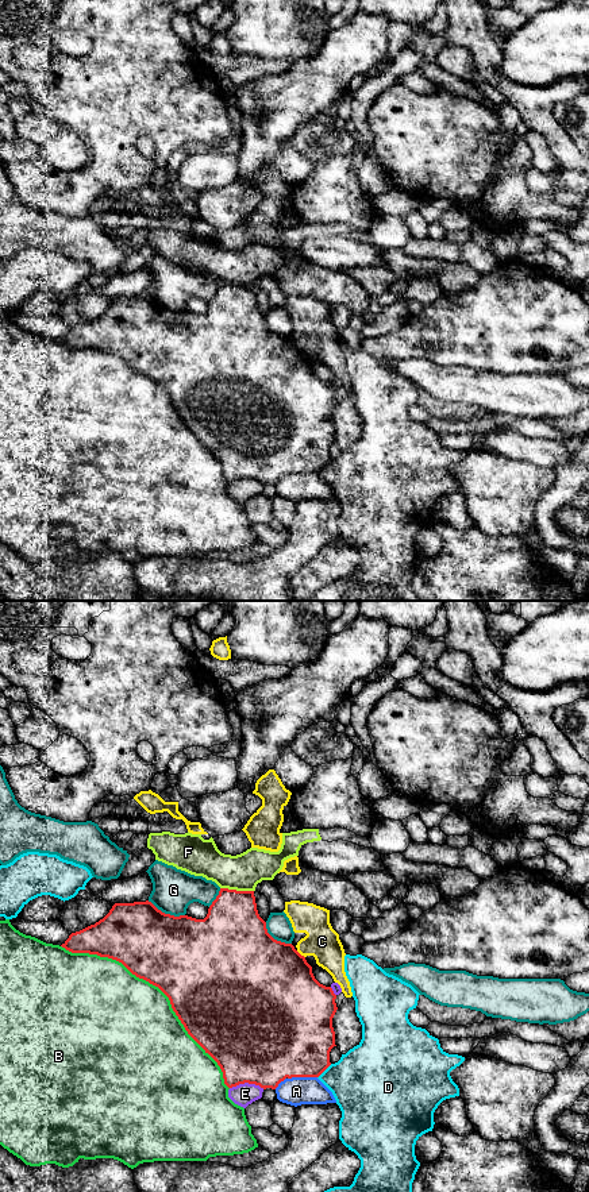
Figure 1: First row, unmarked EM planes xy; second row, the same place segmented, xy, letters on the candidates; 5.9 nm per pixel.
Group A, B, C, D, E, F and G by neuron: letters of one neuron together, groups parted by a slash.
A / B / C / D / E / F / G

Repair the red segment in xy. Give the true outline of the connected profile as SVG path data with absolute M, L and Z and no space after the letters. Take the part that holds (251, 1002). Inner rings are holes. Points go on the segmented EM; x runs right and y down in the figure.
M220 888L219 895L209 906L204 919L196 919L188 915L174 917L165 914L149 900L115 903L103 919L80 931L72 933L61 946L72 953L89 953L116 960L136 977L158 987L169 998L173 1011L188 1034L217 1062L223 1072L224 1084L228 1088L249 1083L259 1085L263 1089L276 1089L286 1077L319 1077L331 1065L330 1052L336 1046L335 1031L332 1027L332 1018L338 1010L335 1003L336 995L331 987L326 987L315 979L312 967L292 944L277 941L267 933L266 922L259 917L257 910L254 891Z

